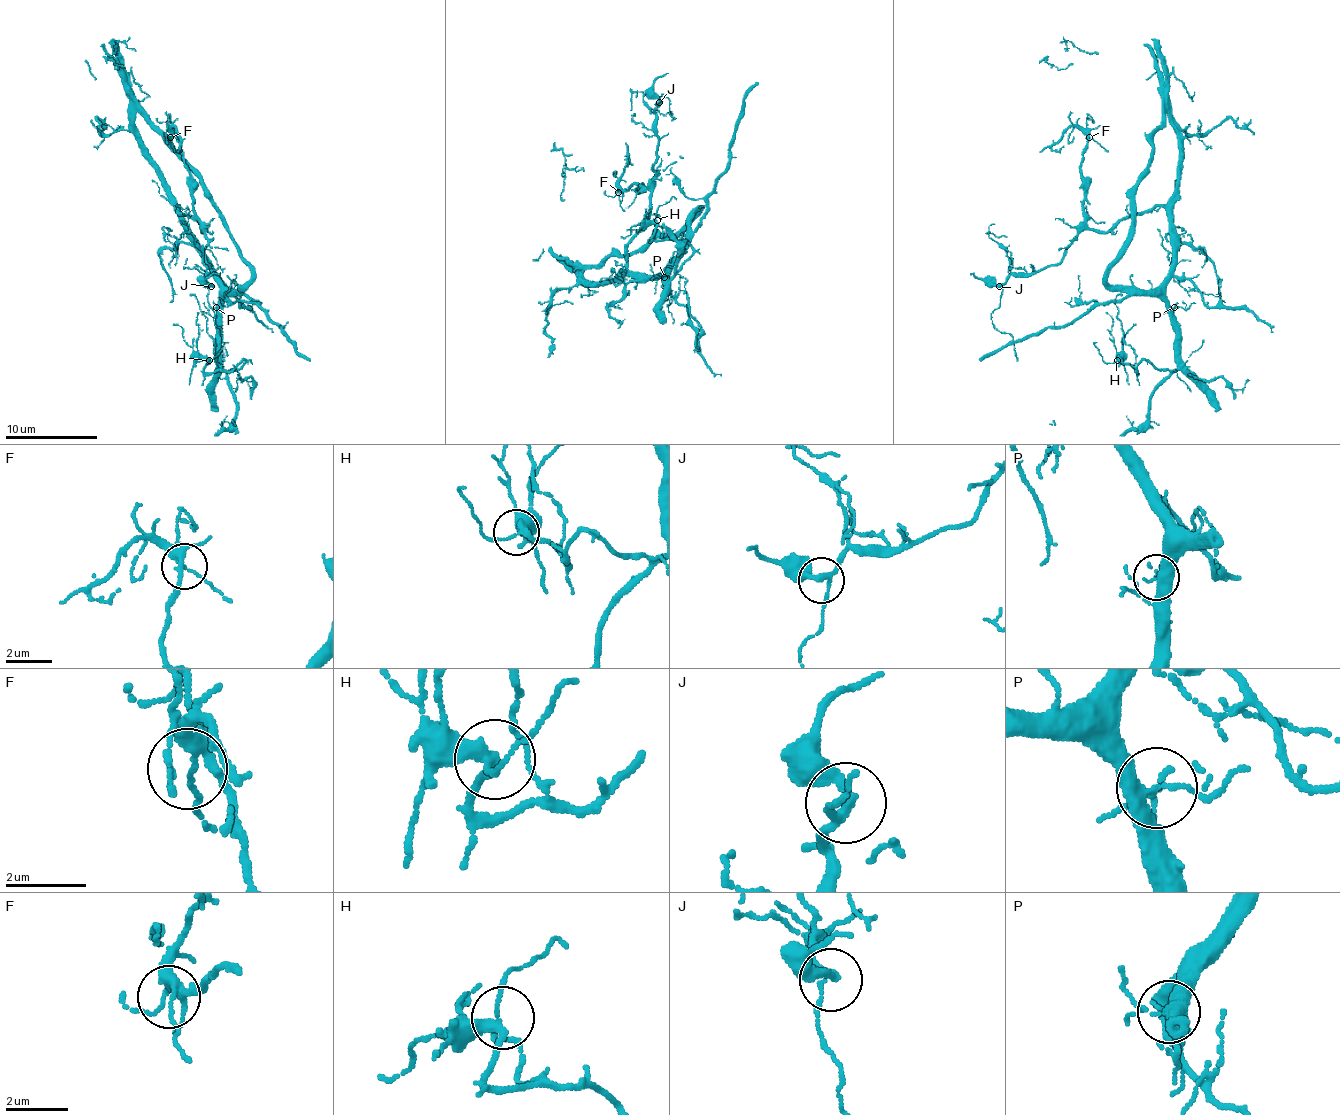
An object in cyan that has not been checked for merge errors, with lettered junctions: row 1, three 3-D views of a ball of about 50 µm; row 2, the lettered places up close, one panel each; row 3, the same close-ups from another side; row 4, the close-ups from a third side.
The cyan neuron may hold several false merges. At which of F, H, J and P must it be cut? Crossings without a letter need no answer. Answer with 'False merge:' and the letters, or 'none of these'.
False merge: none of these

